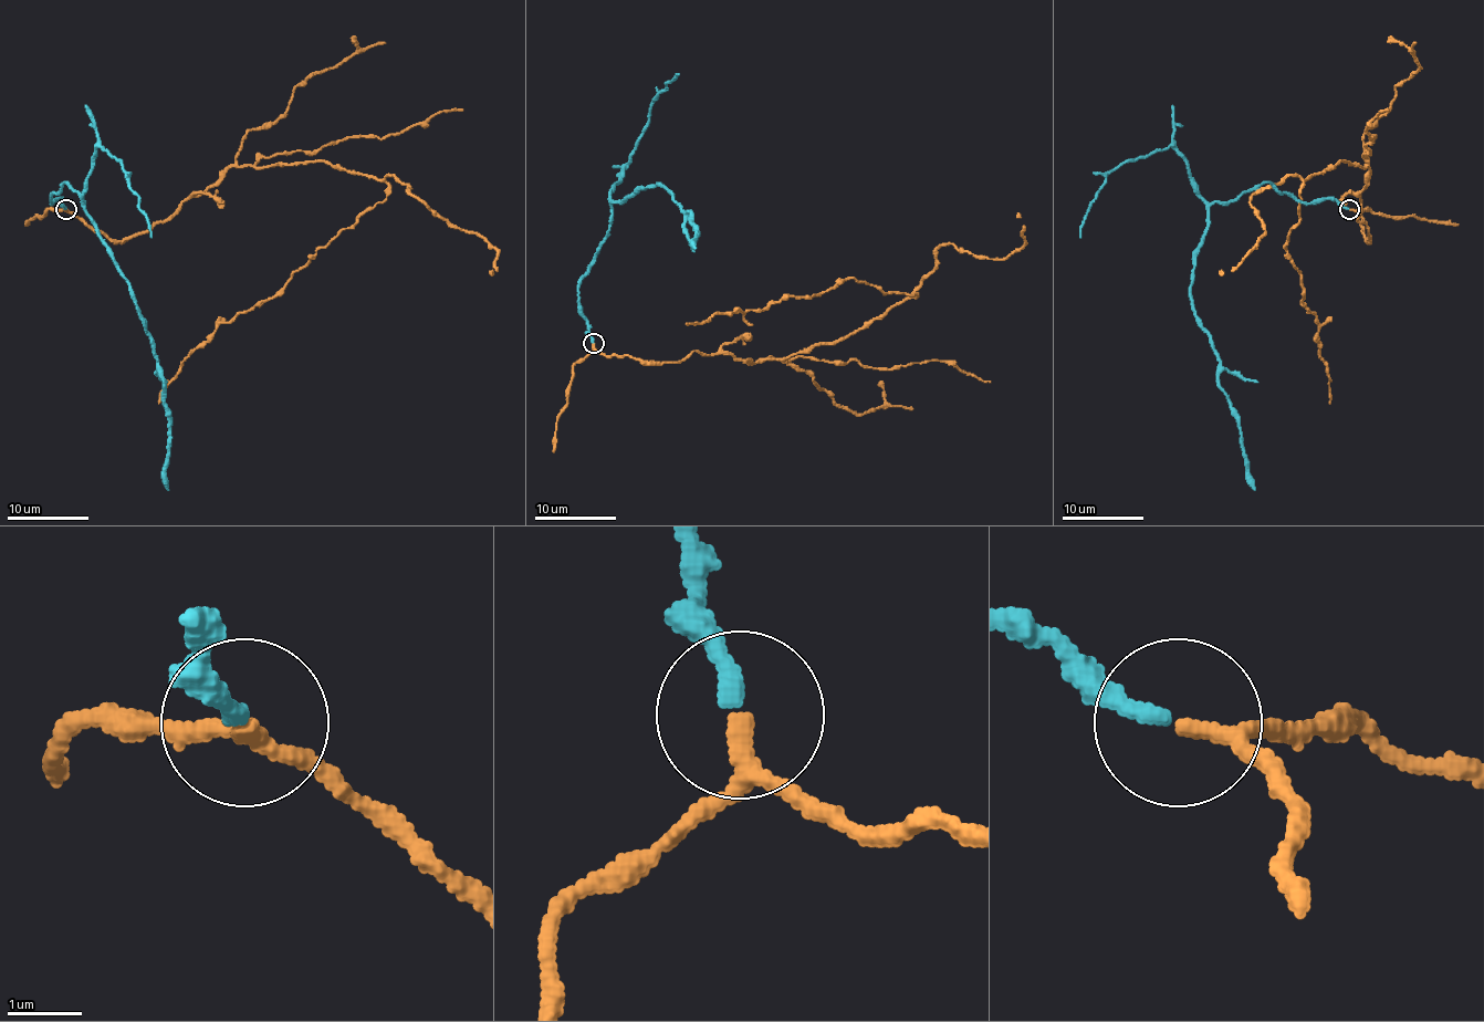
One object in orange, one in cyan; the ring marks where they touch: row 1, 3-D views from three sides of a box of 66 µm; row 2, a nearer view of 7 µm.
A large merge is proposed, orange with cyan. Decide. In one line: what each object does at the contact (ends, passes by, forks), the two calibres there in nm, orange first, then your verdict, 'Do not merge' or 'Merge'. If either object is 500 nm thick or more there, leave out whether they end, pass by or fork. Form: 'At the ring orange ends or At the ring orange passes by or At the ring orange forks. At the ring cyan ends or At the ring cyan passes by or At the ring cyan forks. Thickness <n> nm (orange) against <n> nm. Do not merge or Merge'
At the ring orange passes by. At the ring cyan ends. Thickness 190 nm (orange) against 240 nm. Merge

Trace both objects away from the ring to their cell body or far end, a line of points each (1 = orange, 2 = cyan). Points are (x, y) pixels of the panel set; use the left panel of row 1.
1: (65, 208), (126, 241), (232, 166), (327, 162), (389, 186), (271, 298), (220, 324), (159, 404)
2: (65, 208), (59, 198), (51, 202), (68, 181), (128, 283), (148, 334), (169, 424), (169, 489)

